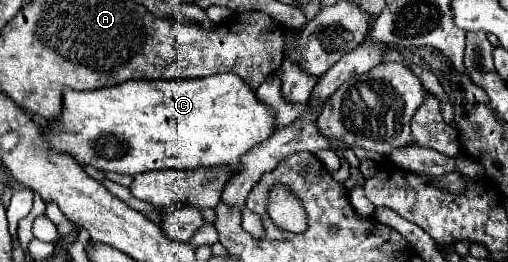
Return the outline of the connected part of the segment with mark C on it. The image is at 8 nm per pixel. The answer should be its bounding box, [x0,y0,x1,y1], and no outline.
[43,73,275,175]

